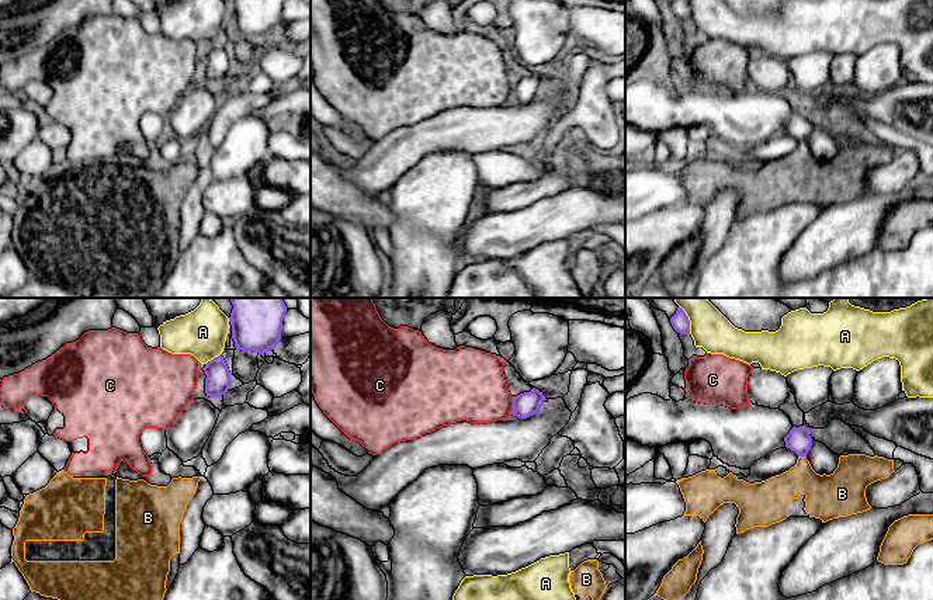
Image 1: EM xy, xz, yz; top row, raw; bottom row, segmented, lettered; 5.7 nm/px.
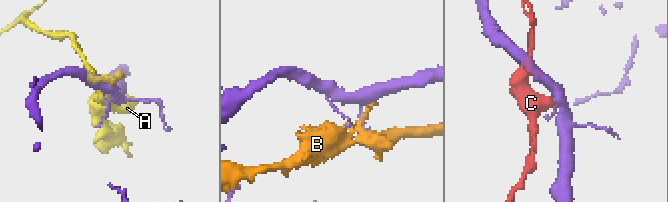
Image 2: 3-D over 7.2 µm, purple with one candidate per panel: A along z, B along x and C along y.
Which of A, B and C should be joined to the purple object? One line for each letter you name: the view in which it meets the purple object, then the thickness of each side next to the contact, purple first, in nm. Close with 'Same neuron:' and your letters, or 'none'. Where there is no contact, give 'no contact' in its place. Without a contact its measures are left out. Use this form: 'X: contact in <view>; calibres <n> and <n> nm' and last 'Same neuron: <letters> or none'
C: contact in xz; calibres 140 and 360 nm
Same neuron: C

